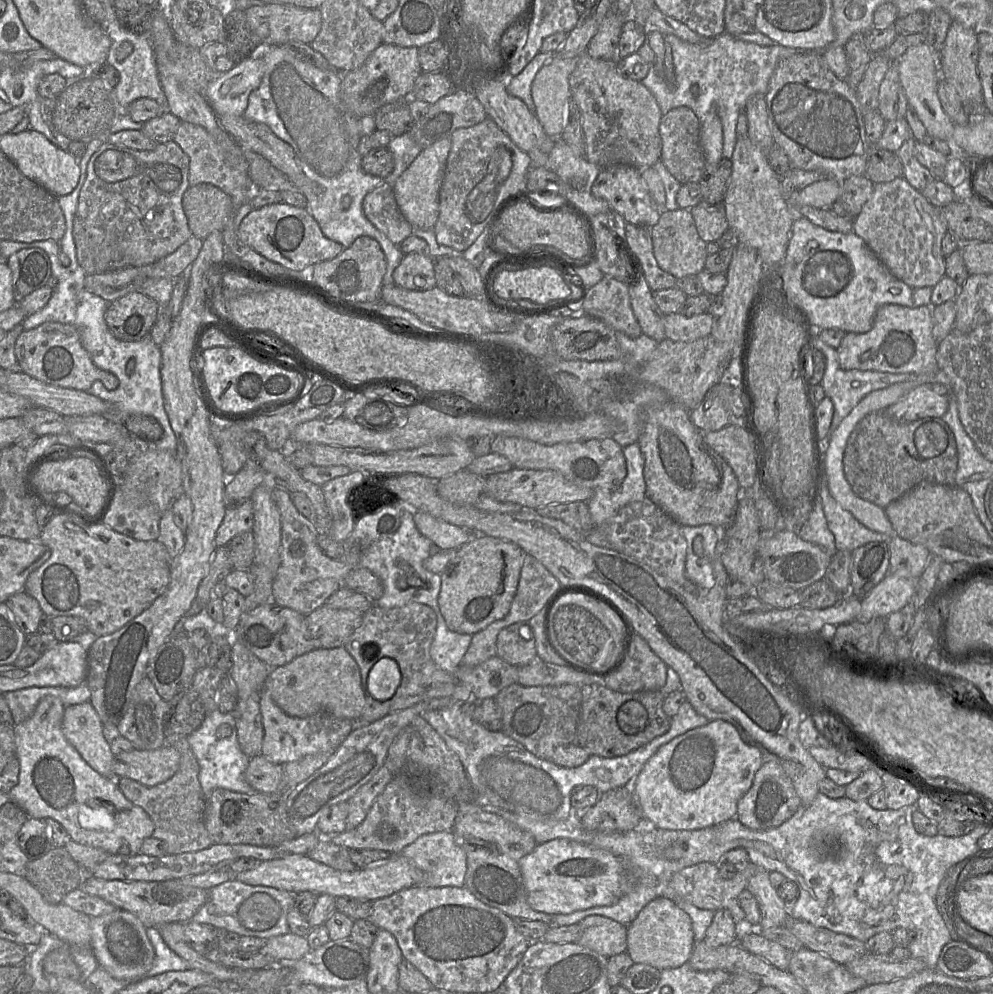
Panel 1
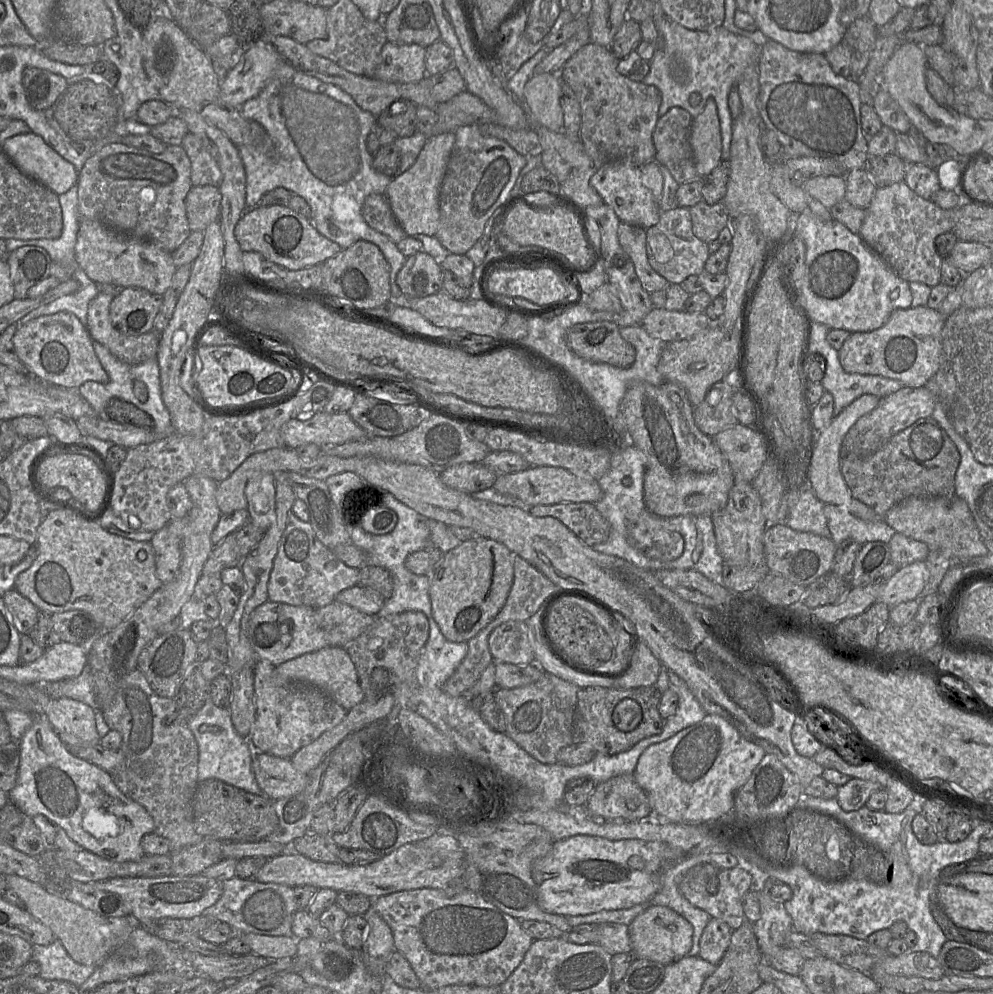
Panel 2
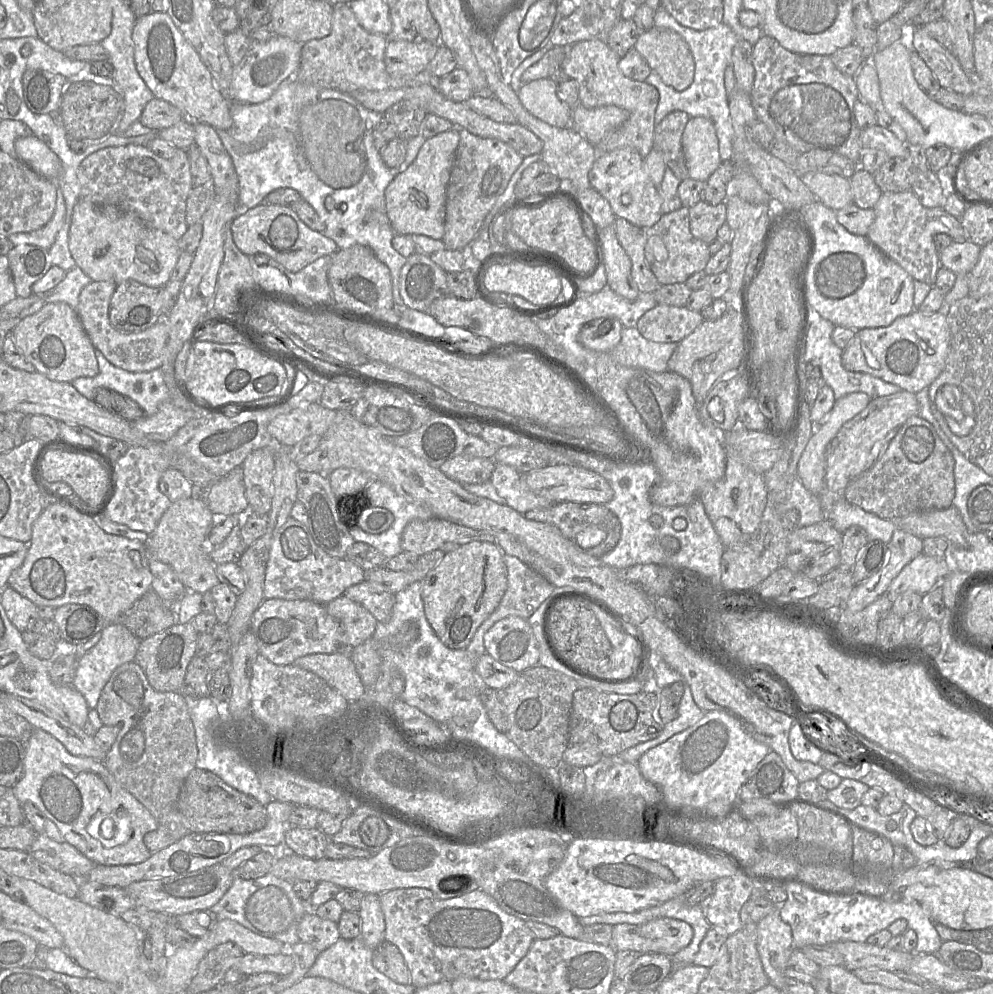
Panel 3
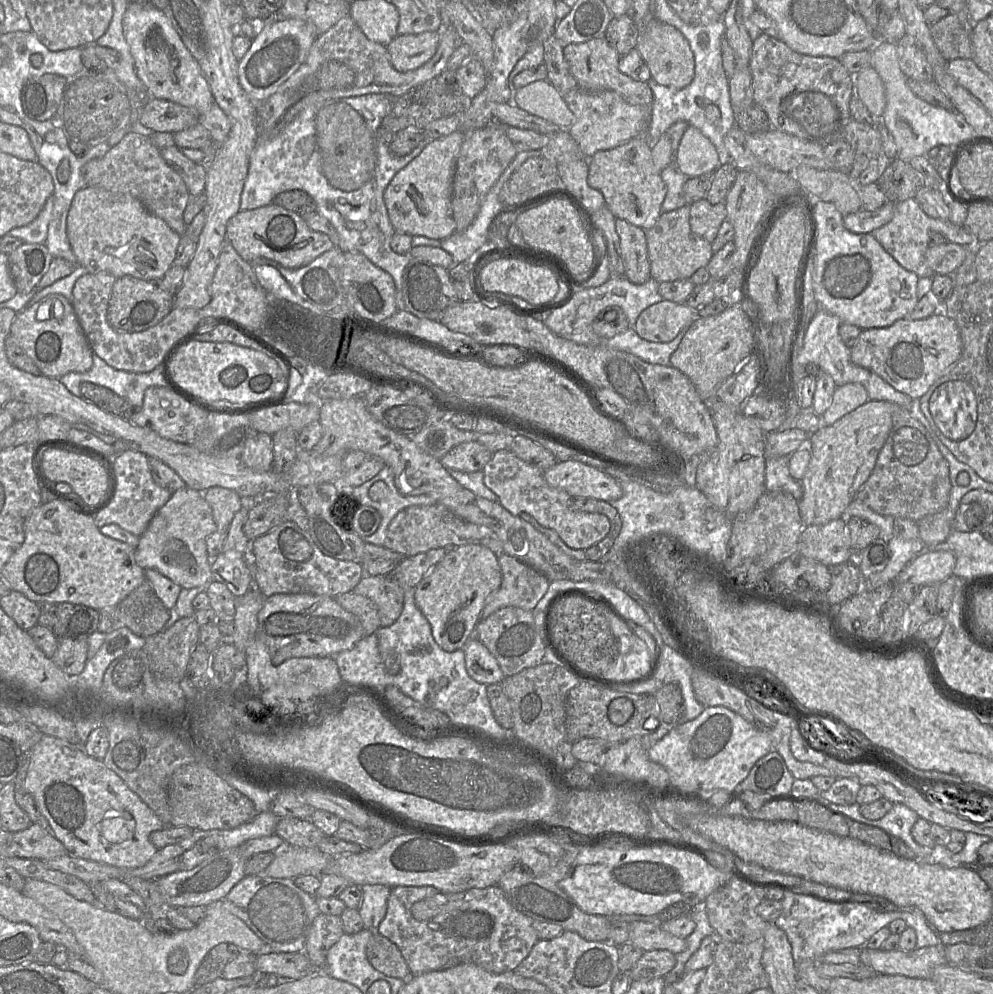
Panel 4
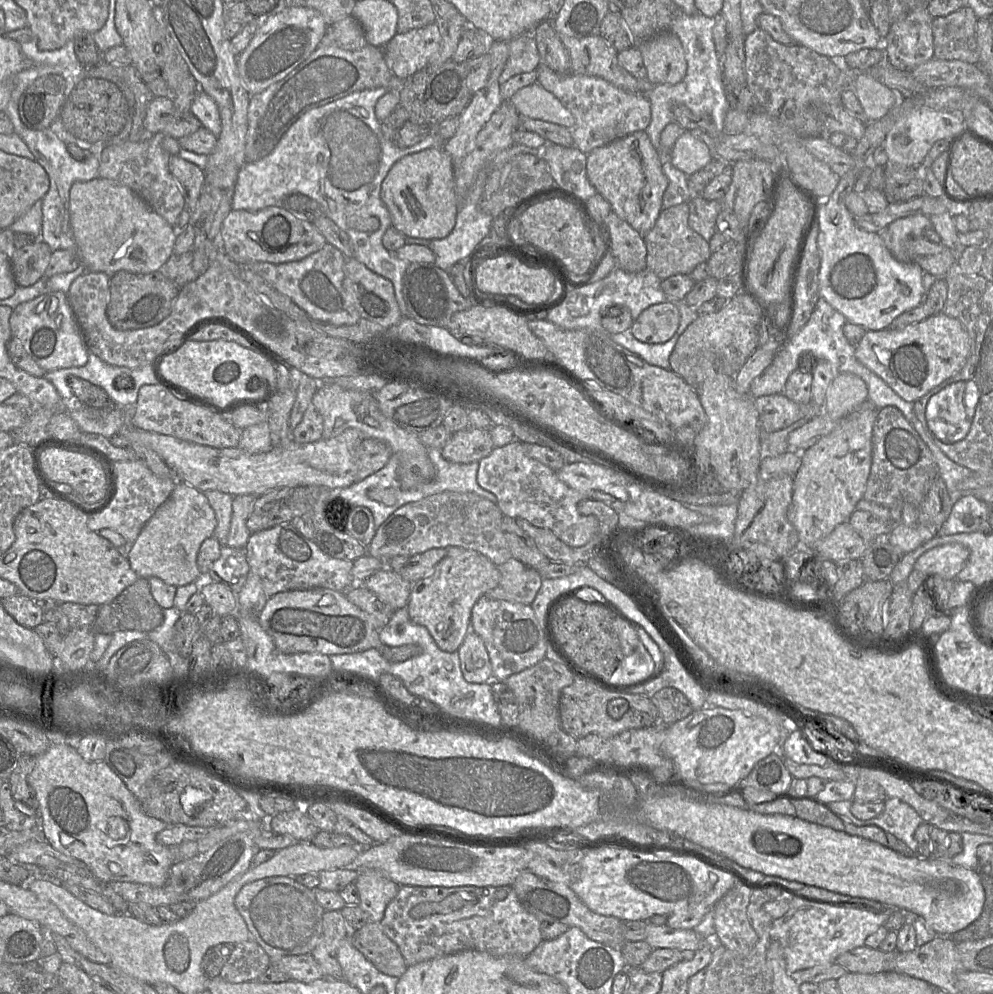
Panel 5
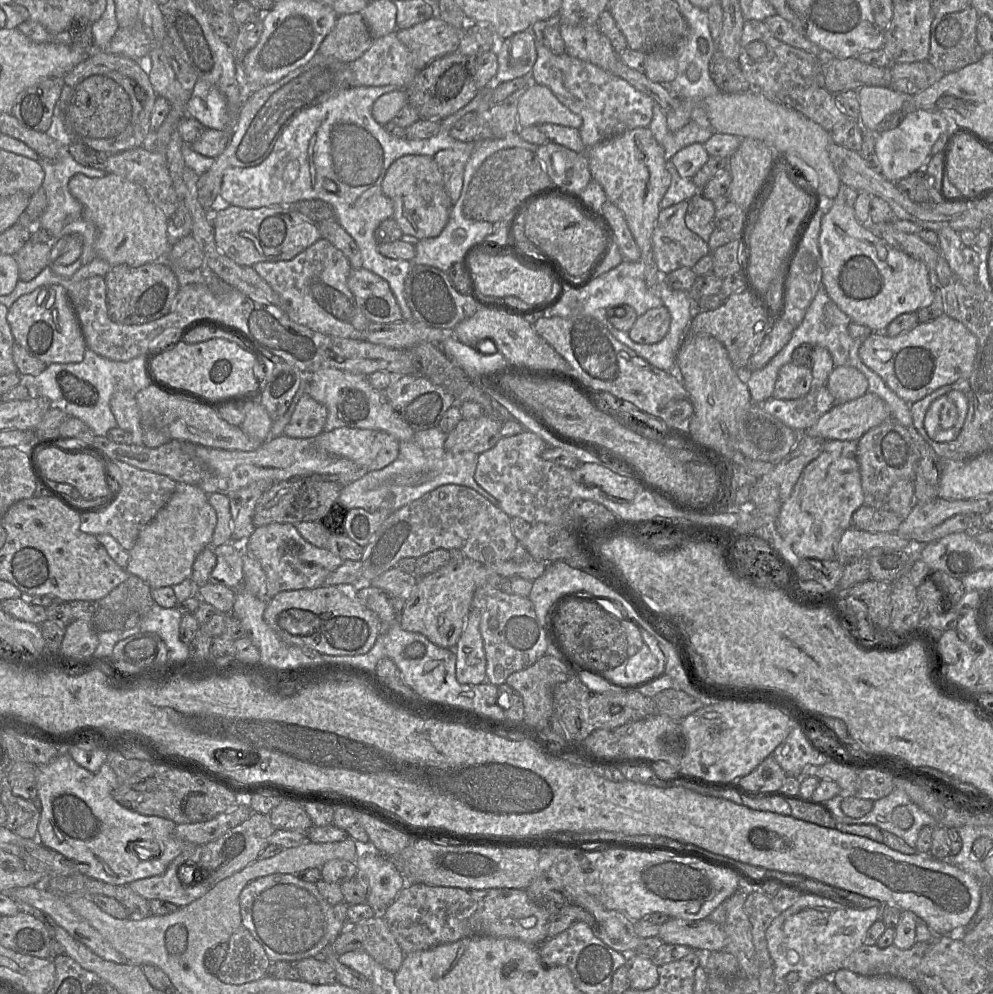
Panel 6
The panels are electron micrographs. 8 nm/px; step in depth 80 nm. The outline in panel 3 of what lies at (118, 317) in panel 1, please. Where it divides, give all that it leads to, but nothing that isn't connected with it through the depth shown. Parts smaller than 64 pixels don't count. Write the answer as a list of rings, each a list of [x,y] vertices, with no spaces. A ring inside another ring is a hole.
[[[127,280],[117,285],[111,297],[109,320],[113,328],[121,333],[141,332],[166,316],[173,302],[164,287],[149,287],[135,280]]]

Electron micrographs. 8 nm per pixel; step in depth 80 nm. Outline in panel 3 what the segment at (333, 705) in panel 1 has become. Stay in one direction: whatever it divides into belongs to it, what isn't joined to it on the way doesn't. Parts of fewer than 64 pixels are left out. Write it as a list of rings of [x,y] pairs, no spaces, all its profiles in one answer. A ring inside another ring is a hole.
[[[348,649],[330,654],[311,654],[292,664],[312,672],[337,690],[350,704],[362,697],[365,687],[348,655]]]

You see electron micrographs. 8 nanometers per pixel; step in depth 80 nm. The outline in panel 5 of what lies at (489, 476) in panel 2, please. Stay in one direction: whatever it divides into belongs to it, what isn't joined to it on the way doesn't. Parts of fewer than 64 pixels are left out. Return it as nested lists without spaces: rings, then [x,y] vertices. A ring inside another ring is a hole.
[[[469,426],[451,435],[442,449],[442,456],[452,463],[467,464],[479,462],[490,455],[493,449],[490,430]]]

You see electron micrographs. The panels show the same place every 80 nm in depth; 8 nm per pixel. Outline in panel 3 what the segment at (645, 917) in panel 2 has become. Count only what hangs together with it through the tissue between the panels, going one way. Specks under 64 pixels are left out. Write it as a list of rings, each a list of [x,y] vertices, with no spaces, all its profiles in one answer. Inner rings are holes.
[[[658,918],[640,926],[641,934],[655,941],[658,953],[672,957],[688,946],[693,938],[693,928],[674,918]]]

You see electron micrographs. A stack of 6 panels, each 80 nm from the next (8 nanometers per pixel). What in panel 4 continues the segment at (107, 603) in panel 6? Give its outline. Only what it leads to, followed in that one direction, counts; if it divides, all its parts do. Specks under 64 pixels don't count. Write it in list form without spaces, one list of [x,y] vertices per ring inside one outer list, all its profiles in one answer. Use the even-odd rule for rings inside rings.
[[[147,579],[116,605],[98,611],[100,612],[100,619],[97,631],[109,633],[113,630],[126,627],[136,635],[144,638],[161,632],[170,618],[169,609],[157,597]]]

